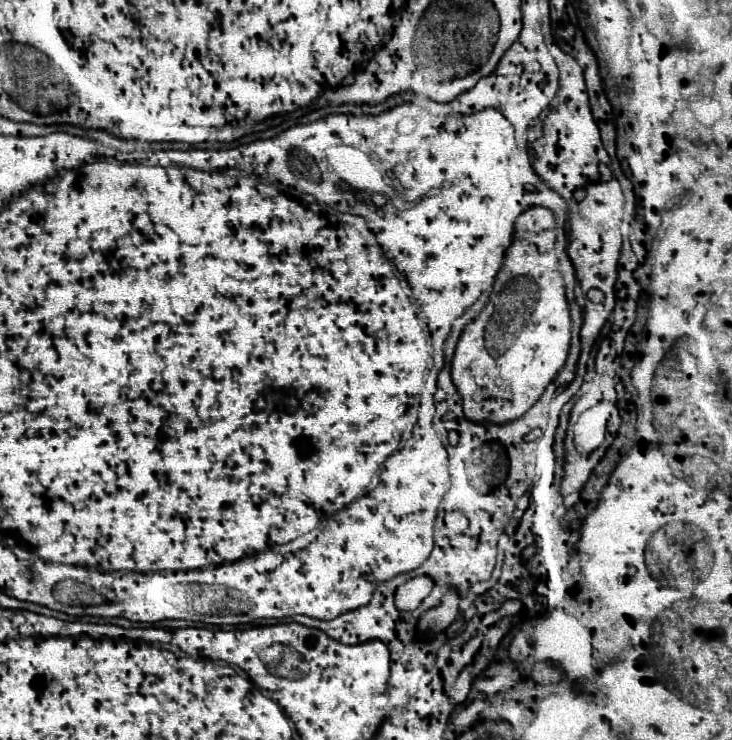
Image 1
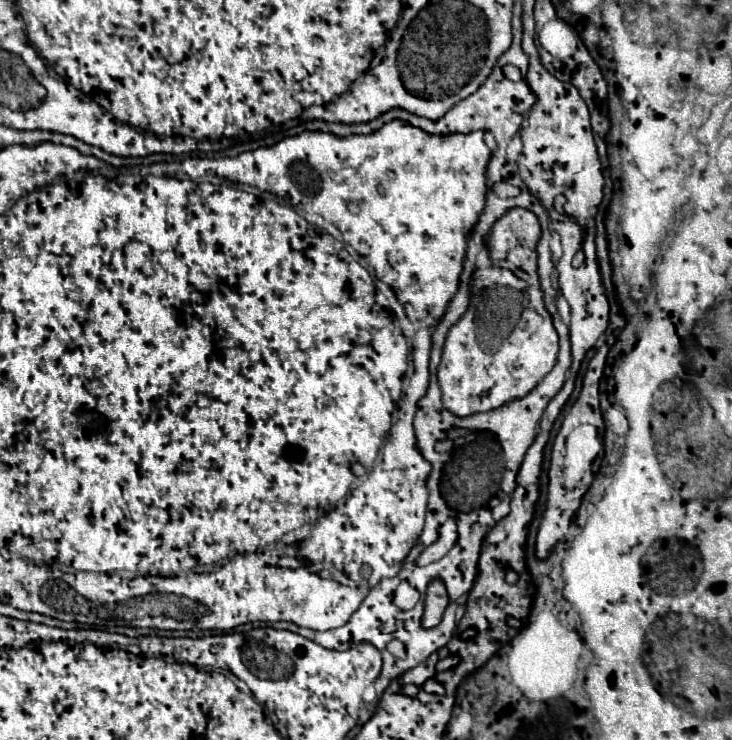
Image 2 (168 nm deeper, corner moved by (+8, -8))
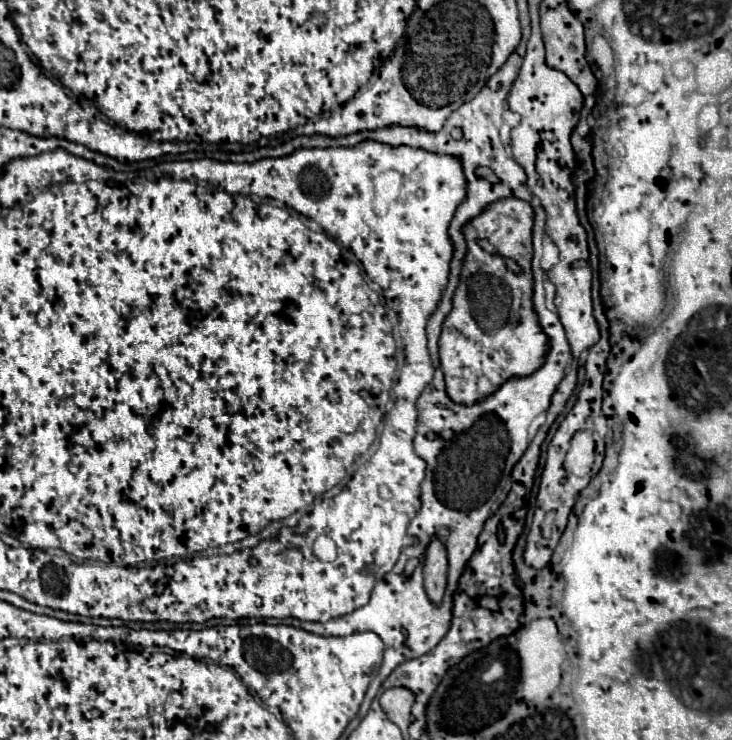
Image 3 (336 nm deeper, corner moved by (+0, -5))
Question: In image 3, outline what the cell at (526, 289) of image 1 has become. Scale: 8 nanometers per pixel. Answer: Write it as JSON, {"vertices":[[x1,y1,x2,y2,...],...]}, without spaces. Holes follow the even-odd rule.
{"vertices":[[516,197,498,199,486,205,478,217,472,217,462,227,462,233,466,237,468,251,452,297,452,311,442,323,438,349,444,379,448,381,446,393,456,403,472,405,488,393,494,393,508,377,532,373,532,369,544,361,548,337,540,333,540,325,536,325,536,313,532,309,532,253,528,251,530,235,526,235,532,233,532,205],[492,233,518,233,522,243,518,241,510,253,500,249,504,245,494,245,496,253,488,253,480,243,490,241,490,237,494,237]]}

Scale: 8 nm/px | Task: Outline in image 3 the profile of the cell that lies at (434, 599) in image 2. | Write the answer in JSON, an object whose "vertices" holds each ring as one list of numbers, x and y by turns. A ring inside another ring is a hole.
{"vertices":[[432,539,428,543,422,565,424,565,424,589,434,603,440,603,444,595,446,571,448,571,446,549,440,539]]}

